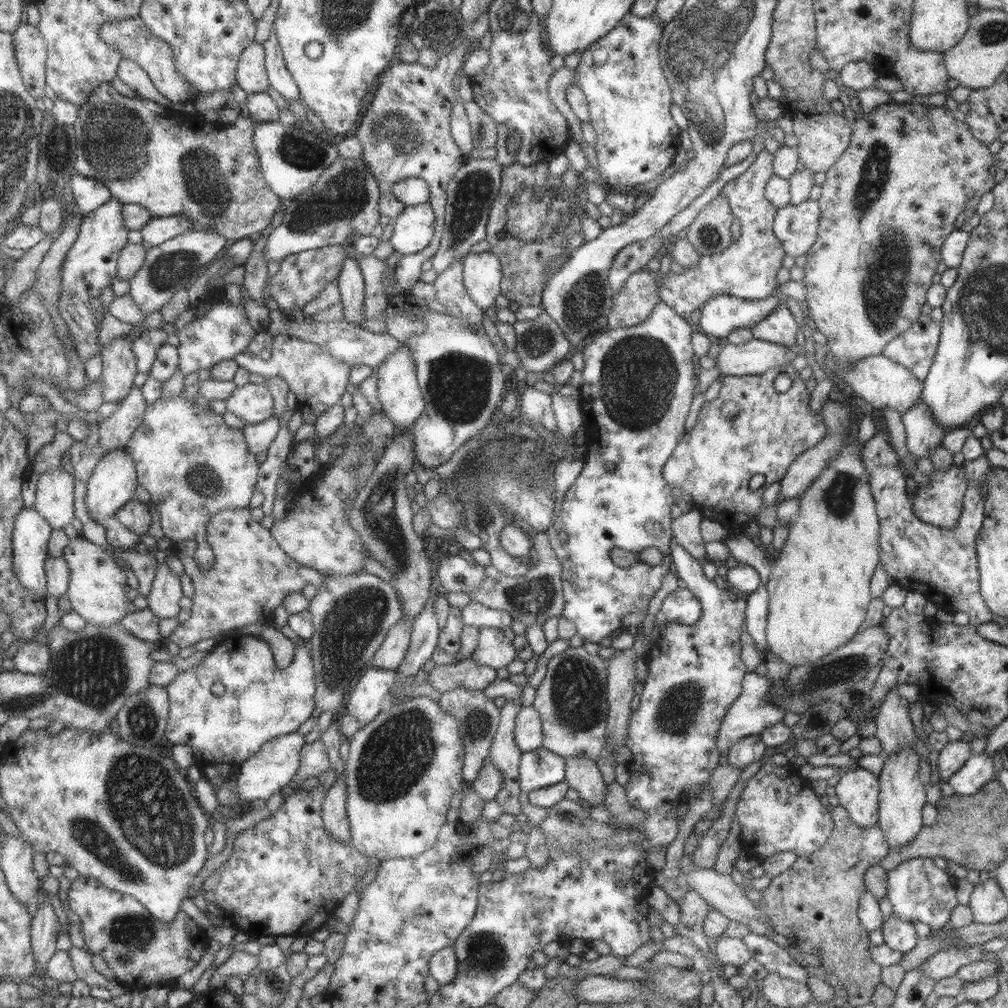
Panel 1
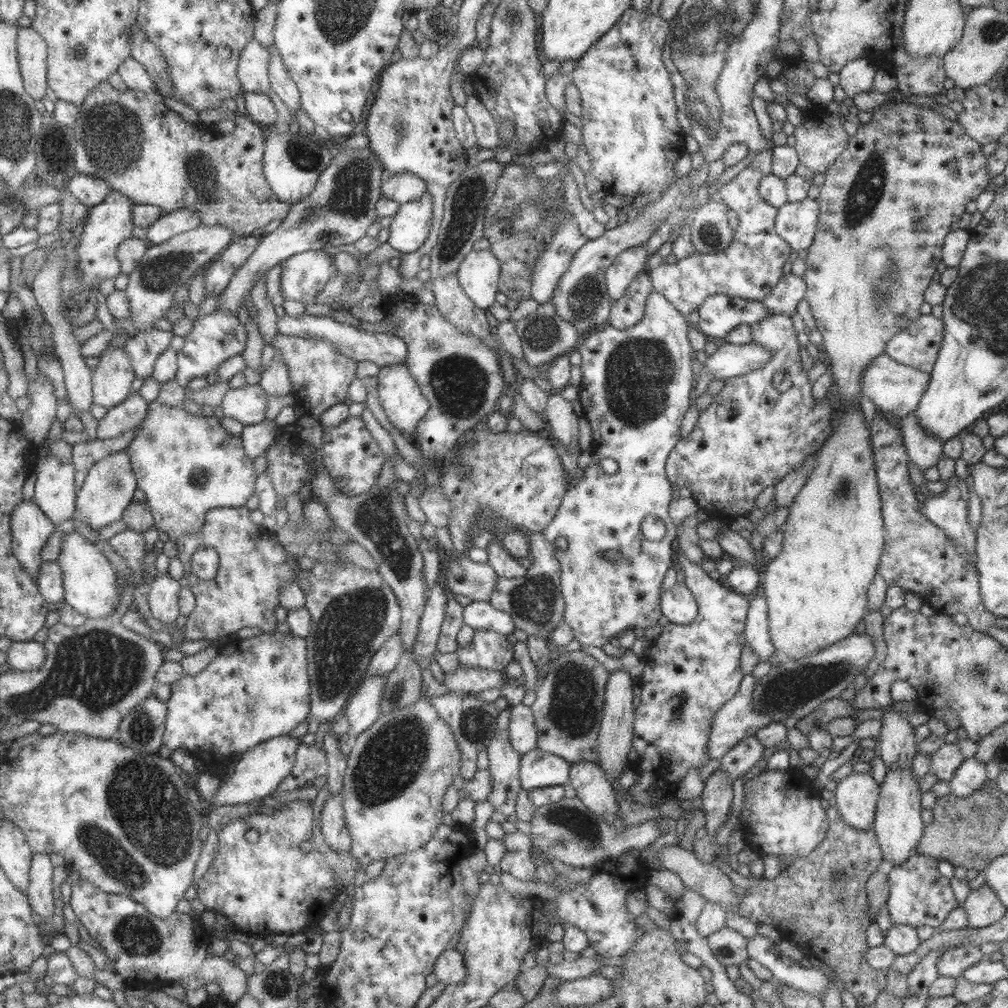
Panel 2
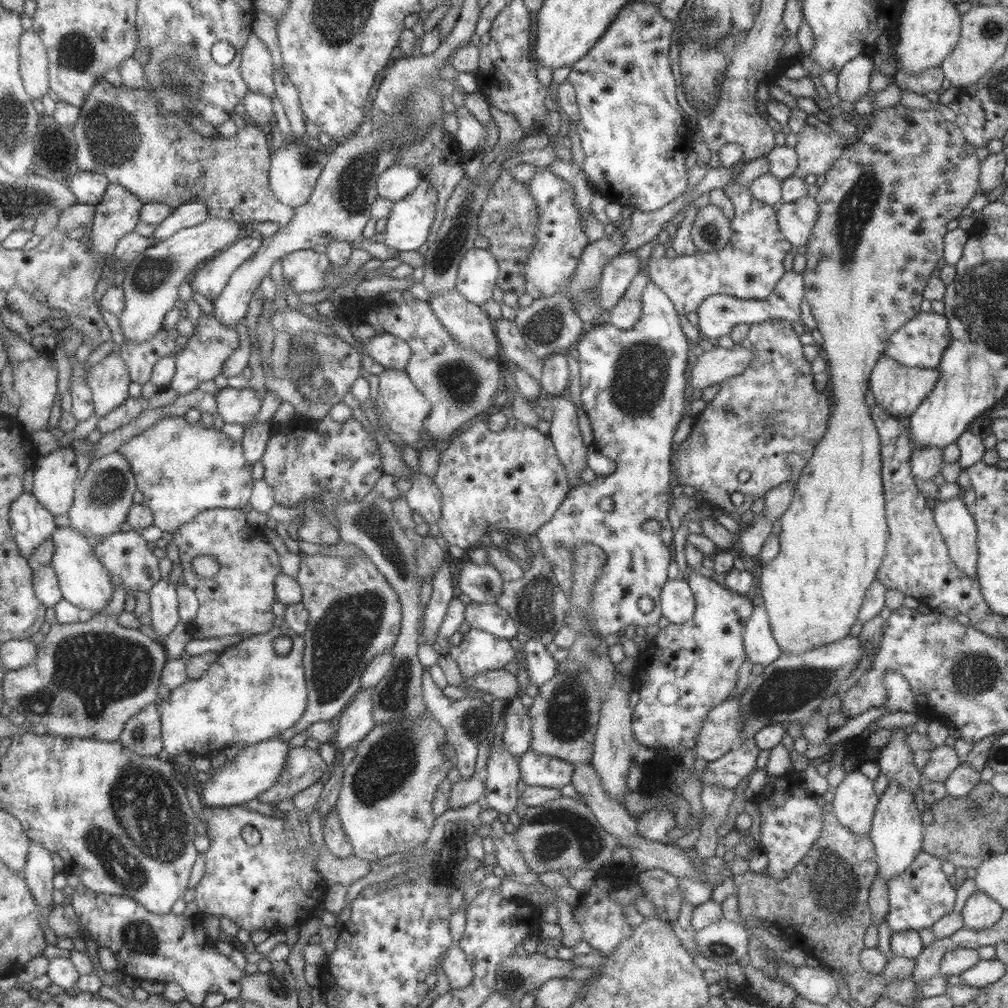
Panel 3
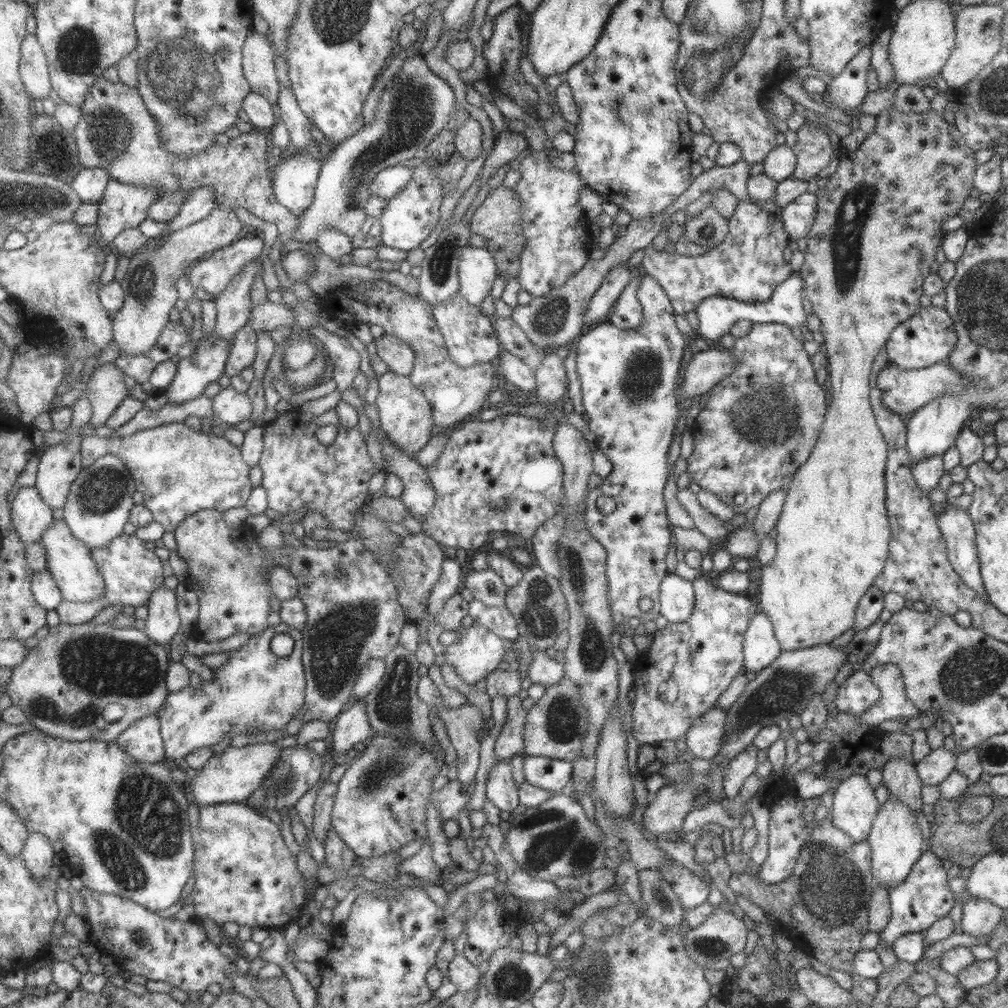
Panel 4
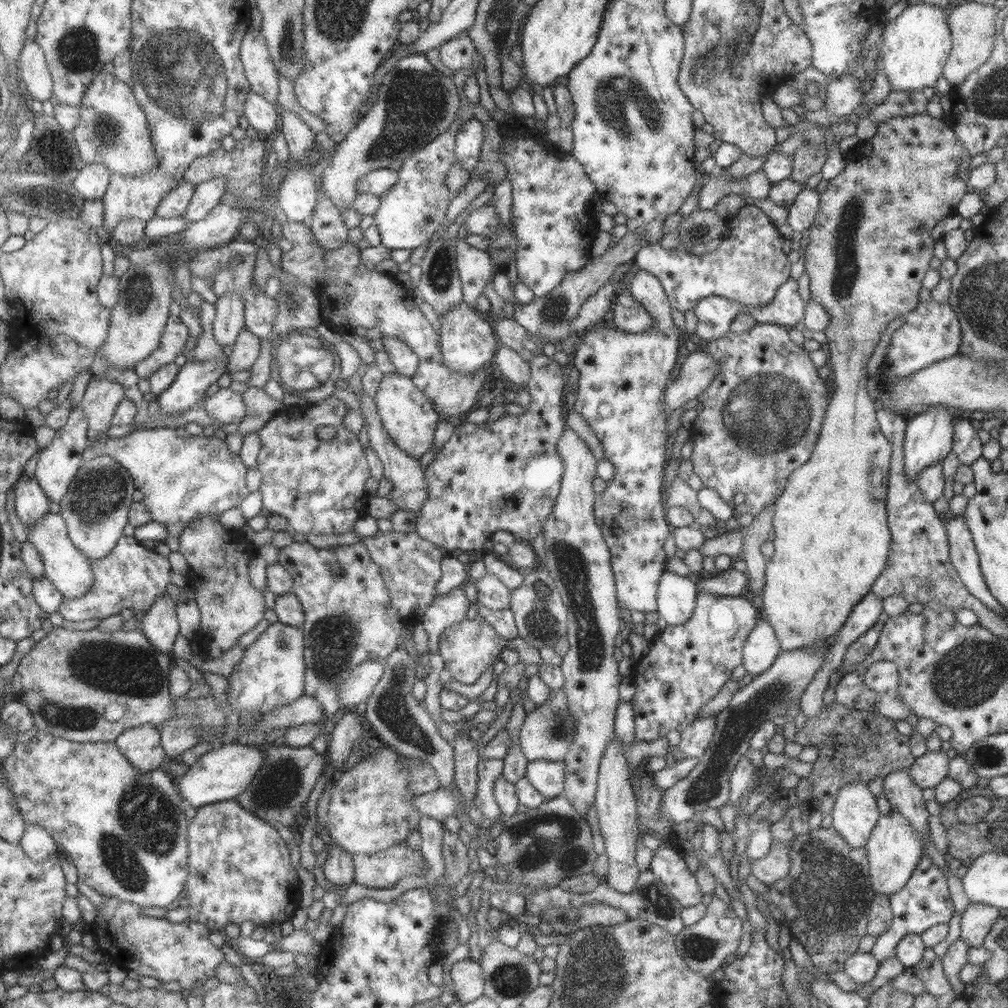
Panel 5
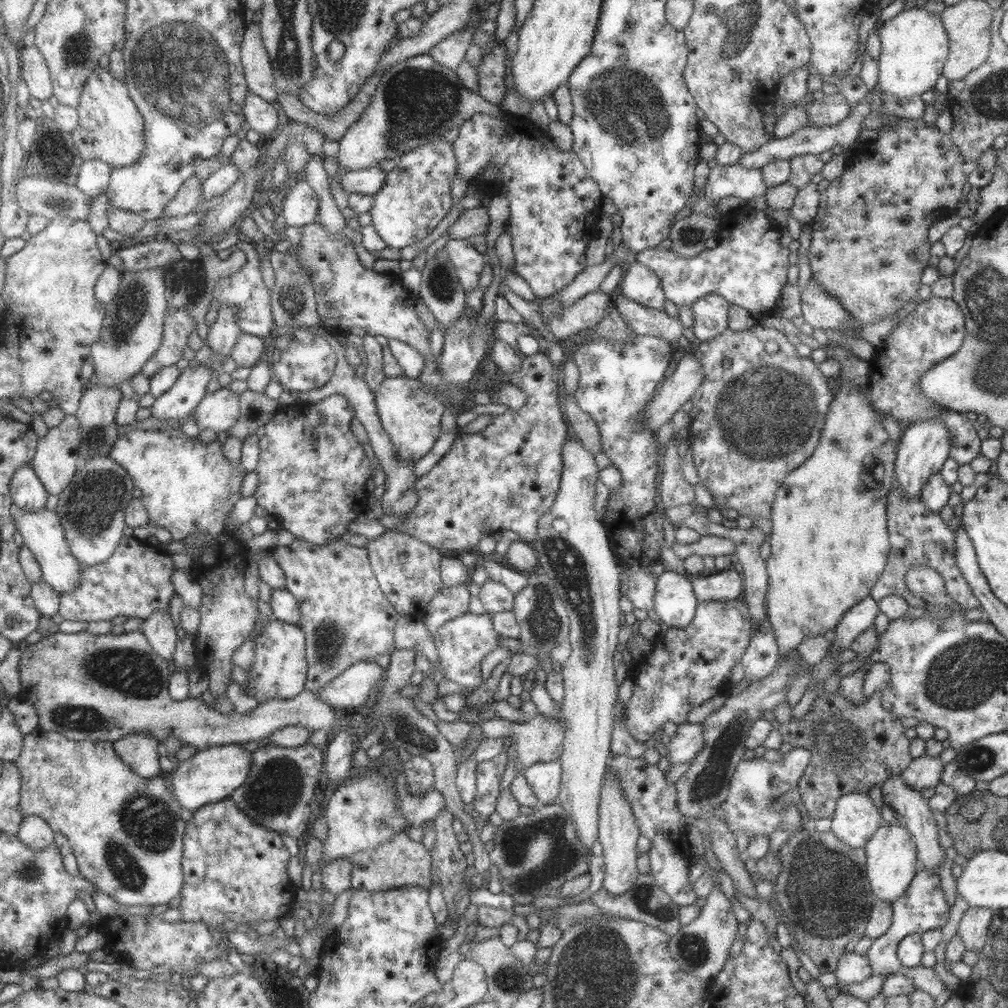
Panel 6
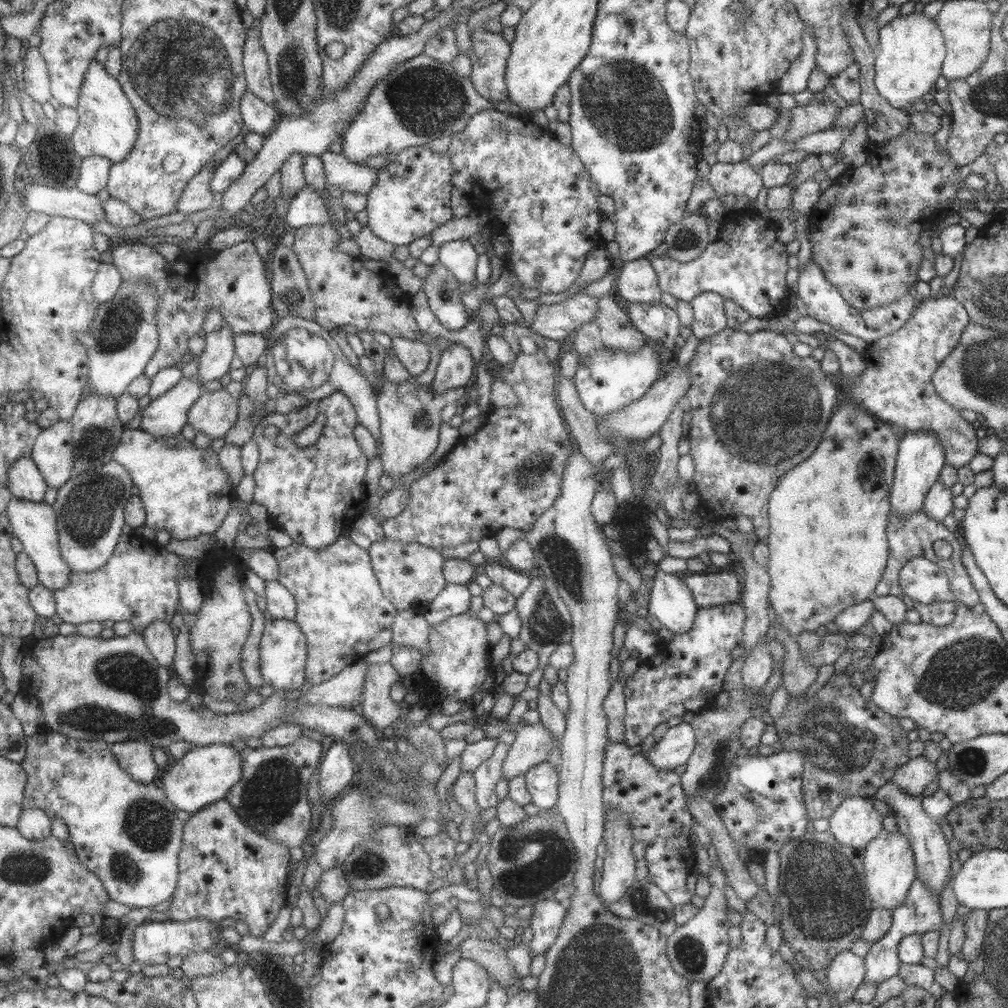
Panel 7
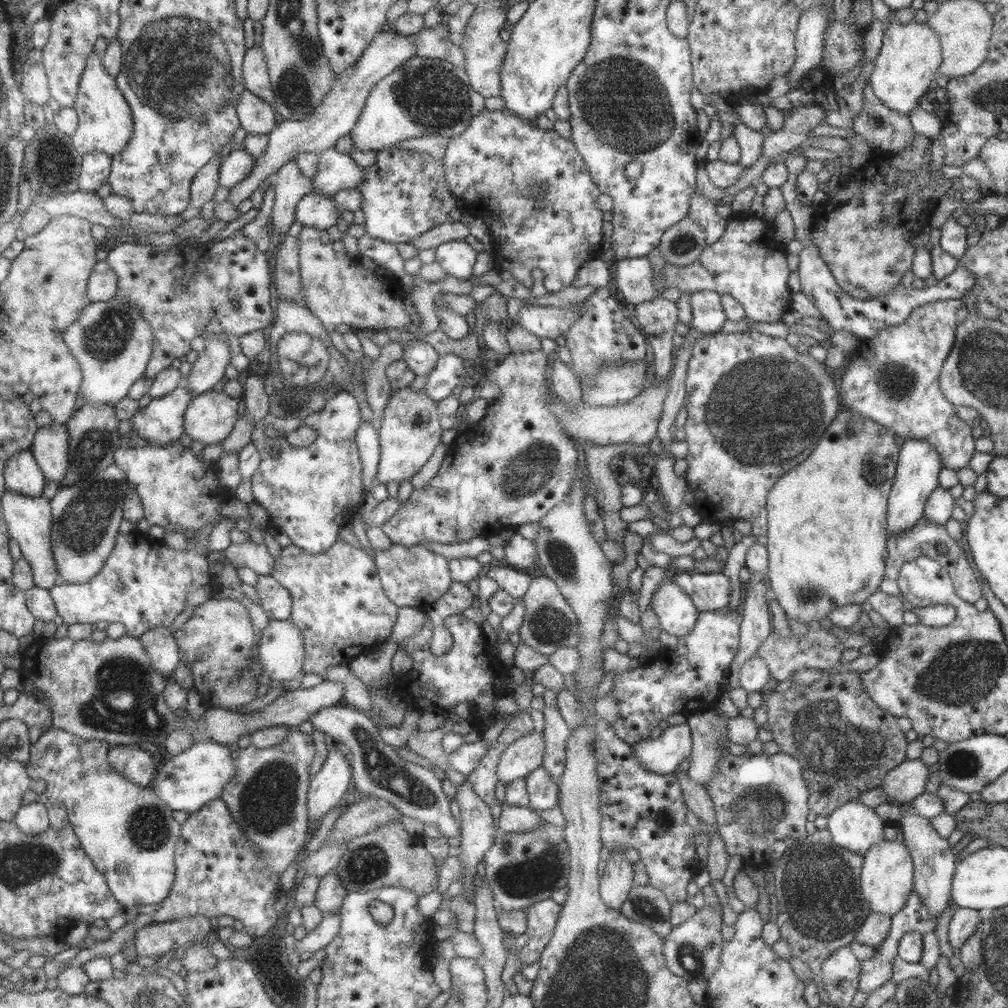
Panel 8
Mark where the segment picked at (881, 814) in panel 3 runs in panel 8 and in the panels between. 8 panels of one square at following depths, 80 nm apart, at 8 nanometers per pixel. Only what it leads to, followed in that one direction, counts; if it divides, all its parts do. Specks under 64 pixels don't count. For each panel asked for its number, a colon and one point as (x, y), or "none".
4: (895, 841)
5: (893, 849)
6: (891, 861)
7: (888, 867)
8: (886, 875)

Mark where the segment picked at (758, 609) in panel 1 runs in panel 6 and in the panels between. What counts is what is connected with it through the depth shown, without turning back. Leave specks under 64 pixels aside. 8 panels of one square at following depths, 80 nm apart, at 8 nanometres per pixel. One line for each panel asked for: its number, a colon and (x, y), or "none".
2: (755, 633)
3: (760, 648)
4: (759, 646)
5: (761, 646)
6: (760, 655)

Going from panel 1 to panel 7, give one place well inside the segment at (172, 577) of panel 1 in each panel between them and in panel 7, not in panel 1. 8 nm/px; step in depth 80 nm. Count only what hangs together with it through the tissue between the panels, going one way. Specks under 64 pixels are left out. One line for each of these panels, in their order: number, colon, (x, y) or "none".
2: (164, 596)
3: (165, 605)
4: (164, 621)
5: (161, 624)
6: (161, 631)
7: (160, 637)

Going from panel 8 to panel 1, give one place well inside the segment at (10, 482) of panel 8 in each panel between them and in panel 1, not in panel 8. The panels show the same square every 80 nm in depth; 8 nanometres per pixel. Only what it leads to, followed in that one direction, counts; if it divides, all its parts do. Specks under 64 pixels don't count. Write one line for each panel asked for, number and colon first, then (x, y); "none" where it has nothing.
1: (33, 532)
2: (32, 527)
3: (33, 524)
4: (32, 516)
5: (31, 504)
6: (29, 493)
7: (27, 482)

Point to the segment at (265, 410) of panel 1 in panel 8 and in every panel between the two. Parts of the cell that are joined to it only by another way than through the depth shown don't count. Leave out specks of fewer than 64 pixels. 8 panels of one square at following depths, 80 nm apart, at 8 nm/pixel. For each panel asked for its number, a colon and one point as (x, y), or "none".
2: (247, 404)
3: (236, 406)
4: (232, 407)
5: (226, 406)
6: (221, 410)
7: (215, 413)
8: (210, 419)

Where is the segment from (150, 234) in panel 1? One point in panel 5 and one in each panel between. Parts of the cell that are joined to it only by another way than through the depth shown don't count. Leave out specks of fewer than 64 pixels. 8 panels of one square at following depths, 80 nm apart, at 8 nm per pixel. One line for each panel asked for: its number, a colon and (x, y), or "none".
2: (169, 225)
3: (190, 214)
4: (199, 205)
5: (208, 195)

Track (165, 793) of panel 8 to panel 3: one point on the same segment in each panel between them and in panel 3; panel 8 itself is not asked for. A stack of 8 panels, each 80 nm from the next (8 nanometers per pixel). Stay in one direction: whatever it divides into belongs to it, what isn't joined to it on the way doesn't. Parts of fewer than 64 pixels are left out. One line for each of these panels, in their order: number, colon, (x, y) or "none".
3: (257, 768)
4: (234, 776)
5: (222, 774)
6: (214, 774)
7: (206, 774)

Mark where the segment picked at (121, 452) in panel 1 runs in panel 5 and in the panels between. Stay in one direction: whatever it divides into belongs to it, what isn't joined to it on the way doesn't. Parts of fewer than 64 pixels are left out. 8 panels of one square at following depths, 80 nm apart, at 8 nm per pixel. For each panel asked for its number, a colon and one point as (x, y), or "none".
2: (110, 487)
3: (104, 497)
4: (101, 500)
5: (97, 508)

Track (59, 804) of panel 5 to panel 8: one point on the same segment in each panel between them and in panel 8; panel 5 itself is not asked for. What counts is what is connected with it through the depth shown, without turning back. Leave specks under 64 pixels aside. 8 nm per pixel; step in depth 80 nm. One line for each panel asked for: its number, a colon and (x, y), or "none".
6: (127, 832)
7: (128, 832)
8: (130, 832)

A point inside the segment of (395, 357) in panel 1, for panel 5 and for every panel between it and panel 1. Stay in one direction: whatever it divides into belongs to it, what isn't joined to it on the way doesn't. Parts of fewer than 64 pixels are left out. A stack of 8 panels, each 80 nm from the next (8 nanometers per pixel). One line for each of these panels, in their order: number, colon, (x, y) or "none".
2: (400, 398)
3: (403, 409)
4: (405, 415)
5: (409, 419)

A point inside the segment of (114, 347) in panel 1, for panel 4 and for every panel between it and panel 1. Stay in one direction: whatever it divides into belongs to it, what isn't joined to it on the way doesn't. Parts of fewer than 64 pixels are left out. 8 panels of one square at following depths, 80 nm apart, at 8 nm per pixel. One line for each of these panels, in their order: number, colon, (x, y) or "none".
2: (113, 378)
3: (109, 380)
4: (107, 390)

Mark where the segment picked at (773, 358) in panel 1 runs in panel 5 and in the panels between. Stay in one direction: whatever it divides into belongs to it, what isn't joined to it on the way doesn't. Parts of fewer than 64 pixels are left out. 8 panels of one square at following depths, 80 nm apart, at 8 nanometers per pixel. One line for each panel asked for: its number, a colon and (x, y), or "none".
2: (730, 360)
3: (713, 367)
4: (706, 368)
5: (697, 371)

